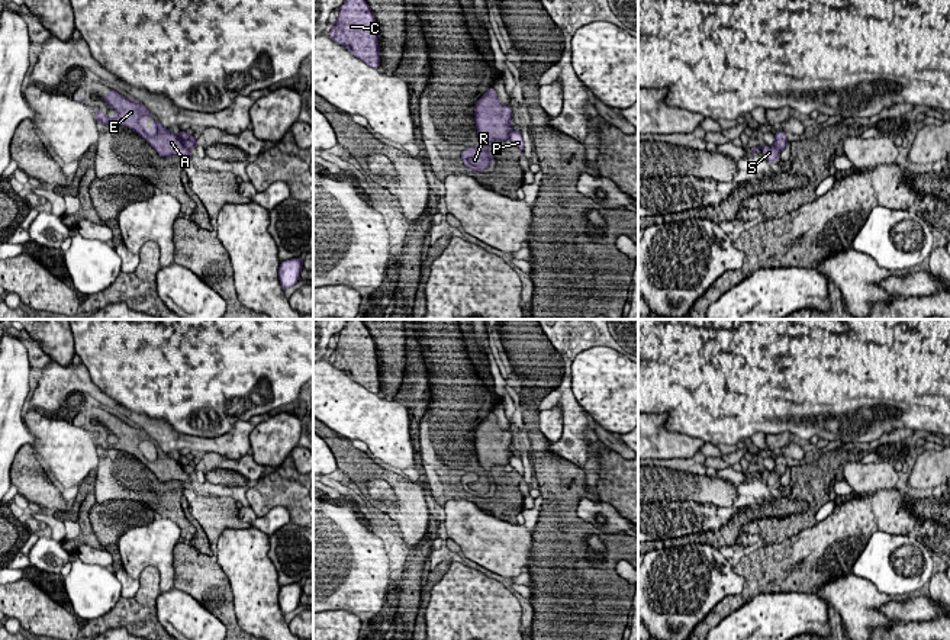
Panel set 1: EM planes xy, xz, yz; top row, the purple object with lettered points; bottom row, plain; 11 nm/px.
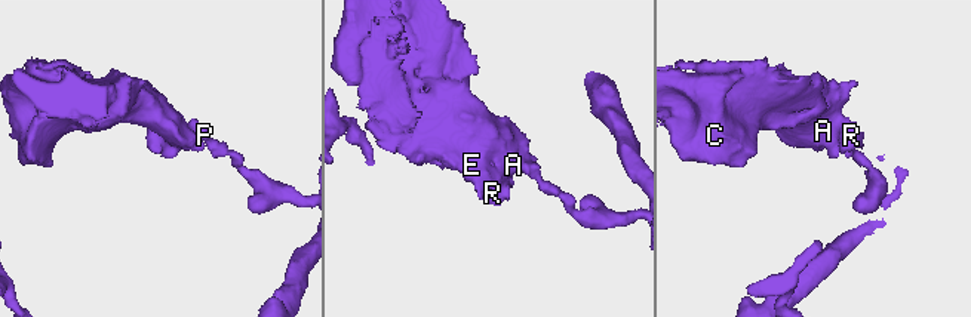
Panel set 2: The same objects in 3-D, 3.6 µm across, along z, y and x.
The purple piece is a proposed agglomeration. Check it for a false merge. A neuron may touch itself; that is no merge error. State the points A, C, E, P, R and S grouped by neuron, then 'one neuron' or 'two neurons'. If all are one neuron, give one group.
groups A C E R S / P; two neurons

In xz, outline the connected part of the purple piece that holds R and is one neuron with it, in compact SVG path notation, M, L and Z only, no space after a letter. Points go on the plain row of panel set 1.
M490 412L474 431L474 447L480 470L466 473L461 485L470 495L484 498L487 492L493 491L493 477L486 475L493 473L496 466L509 464L513 456L511 431L503 431L497 425L495 414Z

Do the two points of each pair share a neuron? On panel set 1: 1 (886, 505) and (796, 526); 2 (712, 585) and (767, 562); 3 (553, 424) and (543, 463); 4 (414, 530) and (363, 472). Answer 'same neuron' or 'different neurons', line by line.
1: same neuron
2: different neurons
3: different neurons
4: same neuron

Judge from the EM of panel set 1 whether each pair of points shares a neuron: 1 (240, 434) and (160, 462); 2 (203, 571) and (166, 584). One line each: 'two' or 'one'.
1: two
2: two

